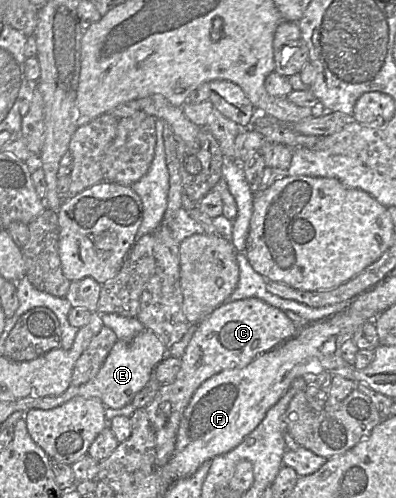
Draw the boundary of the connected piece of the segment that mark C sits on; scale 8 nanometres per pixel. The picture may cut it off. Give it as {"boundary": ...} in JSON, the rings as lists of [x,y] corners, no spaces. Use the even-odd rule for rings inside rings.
{"boundary":[[[194,234],[179,244],[179,251],[180,284],[183,293],[184,313],[191,325],[199,325],[181,357],[181,368],[176,379],[170,384],[162,385],[153,401],[144,408],[155,432],[156,468],[164,467],[172,458],[183,412],[195,391],[204,381],[224,370],[245,367],[258,356],[293,338],[299,331],[299,328],[287,317],[284,311],[258,298],[226,302],[239,281],[238,252],[231,240],[220,235]]]}

